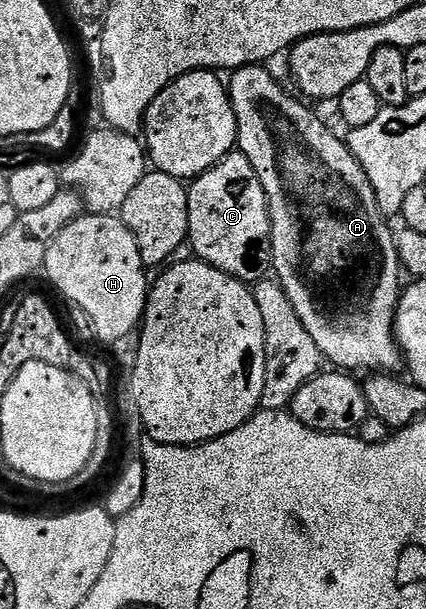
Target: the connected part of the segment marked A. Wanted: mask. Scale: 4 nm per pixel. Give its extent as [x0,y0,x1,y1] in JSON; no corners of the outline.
[227,64,402,372]

